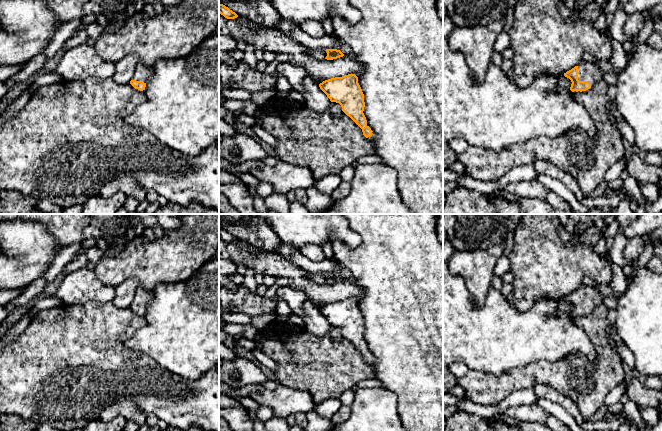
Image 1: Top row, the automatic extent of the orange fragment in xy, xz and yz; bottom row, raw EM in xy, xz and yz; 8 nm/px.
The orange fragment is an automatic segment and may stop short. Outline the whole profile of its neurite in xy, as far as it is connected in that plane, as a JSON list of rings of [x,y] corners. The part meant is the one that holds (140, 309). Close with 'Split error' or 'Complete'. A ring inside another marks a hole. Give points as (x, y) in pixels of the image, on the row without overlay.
[[[138,286],[136,293],[130,305],[130,308],[140,316],[144,316],[146,311],[146,306],[151,302],[154,297],[153,290],[143,289]]]. Split error

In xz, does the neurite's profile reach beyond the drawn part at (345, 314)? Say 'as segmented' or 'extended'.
extended

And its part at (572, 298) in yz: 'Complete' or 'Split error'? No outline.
Split error

